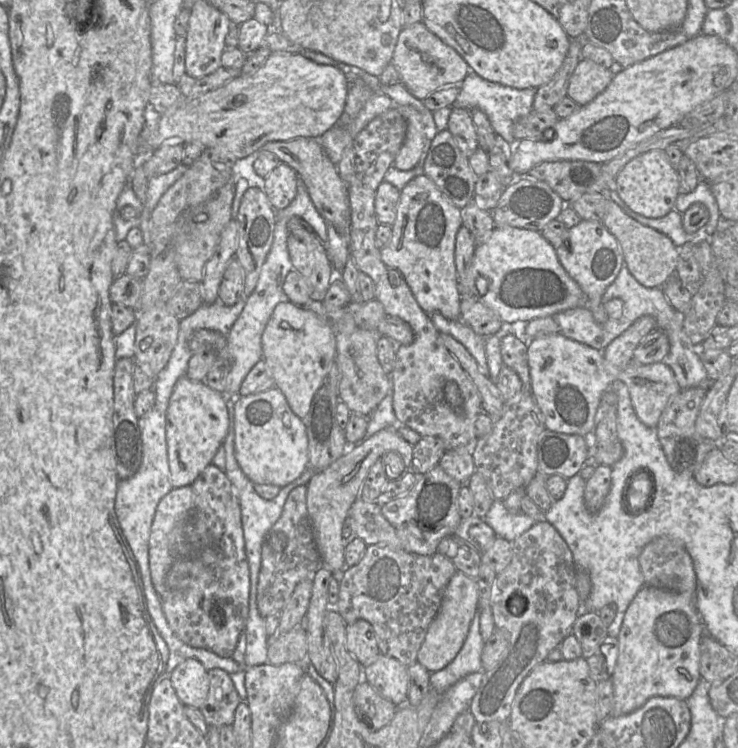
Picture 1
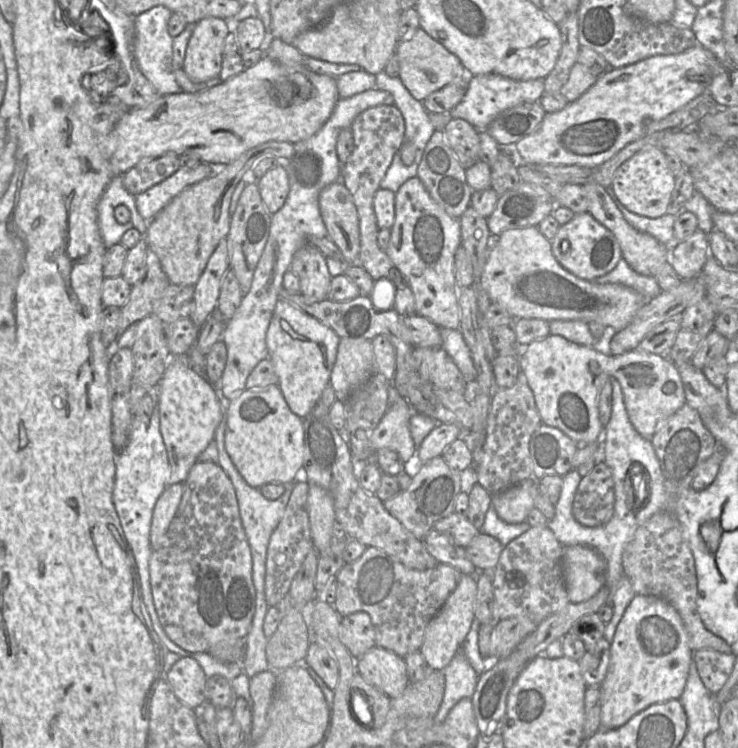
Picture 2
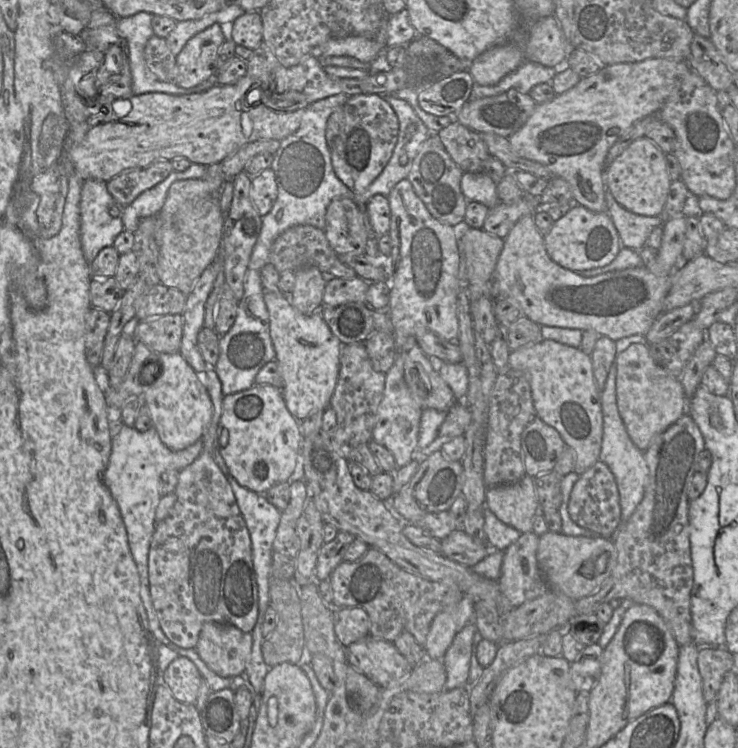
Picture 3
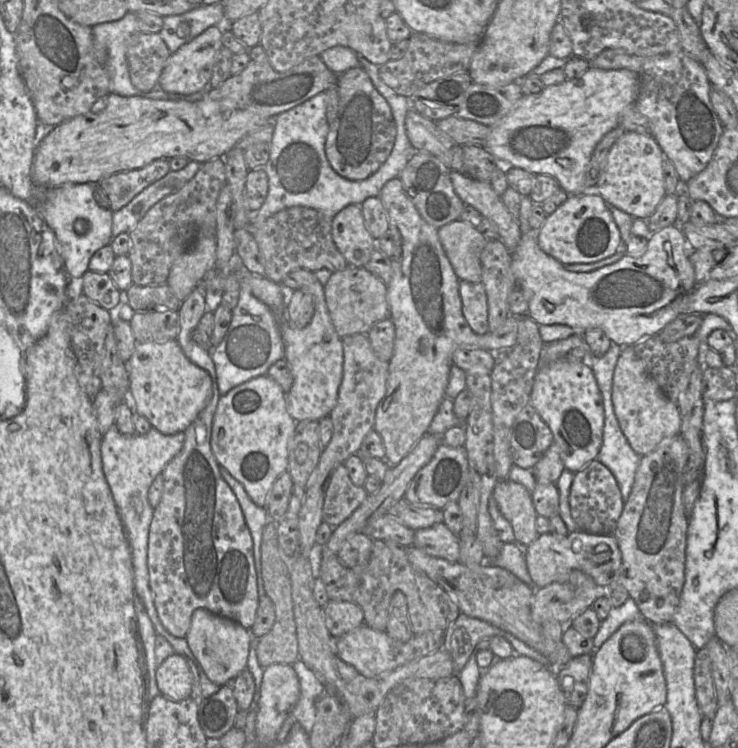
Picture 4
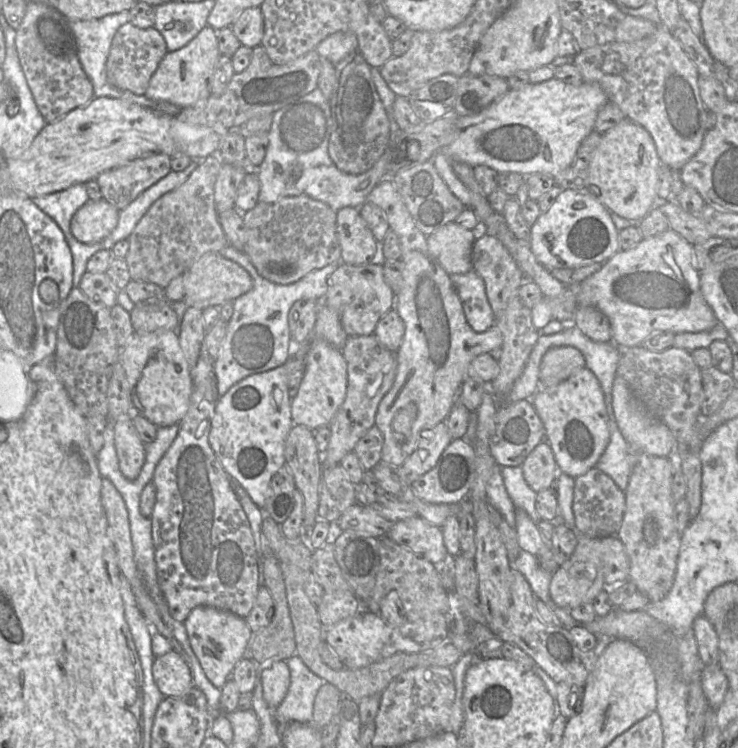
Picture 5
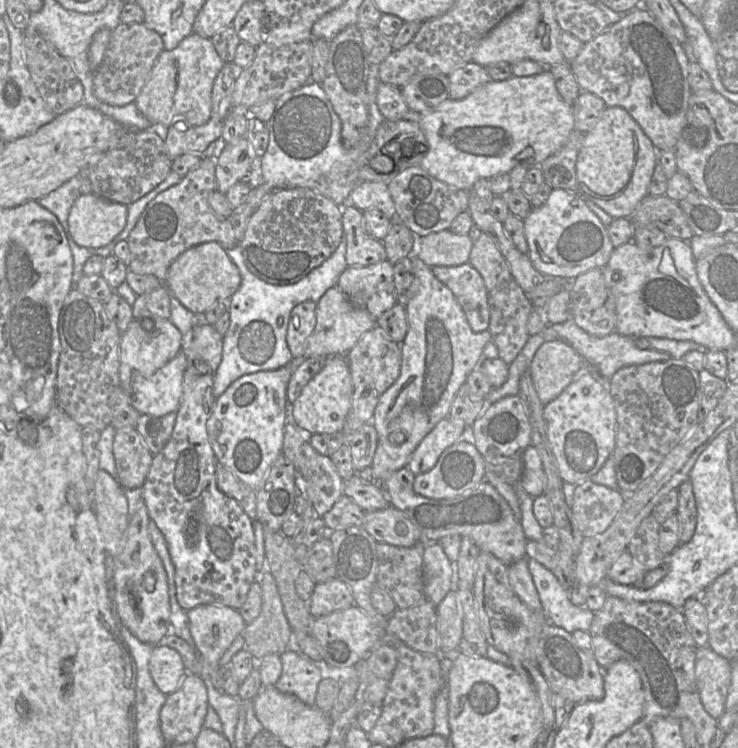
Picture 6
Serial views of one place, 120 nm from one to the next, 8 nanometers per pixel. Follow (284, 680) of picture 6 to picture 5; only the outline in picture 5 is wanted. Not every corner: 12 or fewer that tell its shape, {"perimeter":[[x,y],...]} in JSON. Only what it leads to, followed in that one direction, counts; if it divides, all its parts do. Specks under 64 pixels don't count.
{"perimeter":[[296,654],[290,685],[274,710],[280,726],[312,724],[316,694],[328,682]]}

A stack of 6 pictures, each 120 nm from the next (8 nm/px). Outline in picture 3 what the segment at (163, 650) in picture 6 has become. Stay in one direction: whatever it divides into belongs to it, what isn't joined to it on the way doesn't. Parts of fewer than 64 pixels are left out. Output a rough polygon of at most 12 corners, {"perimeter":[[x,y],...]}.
{"perimeter":[[185,656],[162,675],[173,697],[194,705],[203,677]]}

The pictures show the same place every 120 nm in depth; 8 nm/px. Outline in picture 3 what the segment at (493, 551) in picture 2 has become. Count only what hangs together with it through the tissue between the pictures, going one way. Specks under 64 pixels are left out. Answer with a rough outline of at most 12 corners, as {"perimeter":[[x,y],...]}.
{"perimeter":[[462,528],[441,540],[441,554],[470,568],[491,548]]}

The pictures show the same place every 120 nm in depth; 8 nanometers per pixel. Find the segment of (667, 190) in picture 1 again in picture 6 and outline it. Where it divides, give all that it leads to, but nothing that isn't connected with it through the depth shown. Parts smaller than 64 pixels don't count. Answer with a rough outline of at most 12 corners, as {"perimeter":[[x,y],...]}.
{"perimeter":[[606,107],[576,161],[578,189],[613,218],[649,194],[658,152]]}

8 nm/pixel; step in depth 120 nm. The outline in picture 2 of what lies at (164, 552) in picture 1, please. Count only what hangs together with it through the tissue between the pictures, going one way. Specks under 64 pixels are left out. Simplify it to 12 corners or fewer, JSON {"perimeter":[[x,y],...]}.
{"perimeter":[[184,483],[167,486],[152,516],[152,551],[176,515]]}

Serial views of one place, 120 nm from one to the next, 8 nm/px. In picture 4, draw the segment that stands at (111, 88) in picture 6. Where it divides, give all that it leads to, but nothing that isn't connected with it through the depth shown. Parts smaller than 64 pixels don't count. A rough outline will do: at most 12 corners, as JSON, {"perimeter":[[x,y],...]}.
{"perimeter":[[134,32],[126,42],[132,85],[158,87],[170,56],[159,33]]}

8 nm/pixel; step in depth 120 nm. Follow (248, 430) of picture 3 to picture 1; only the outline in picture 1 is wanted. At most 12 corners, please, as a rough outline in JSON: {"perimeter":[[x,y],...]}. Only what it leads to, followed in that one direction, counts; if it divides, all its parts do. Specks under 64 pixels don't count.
{"perimeter":[[278,388],[236,396],[236,460],[283,488],[307,469],[306,427]]}

